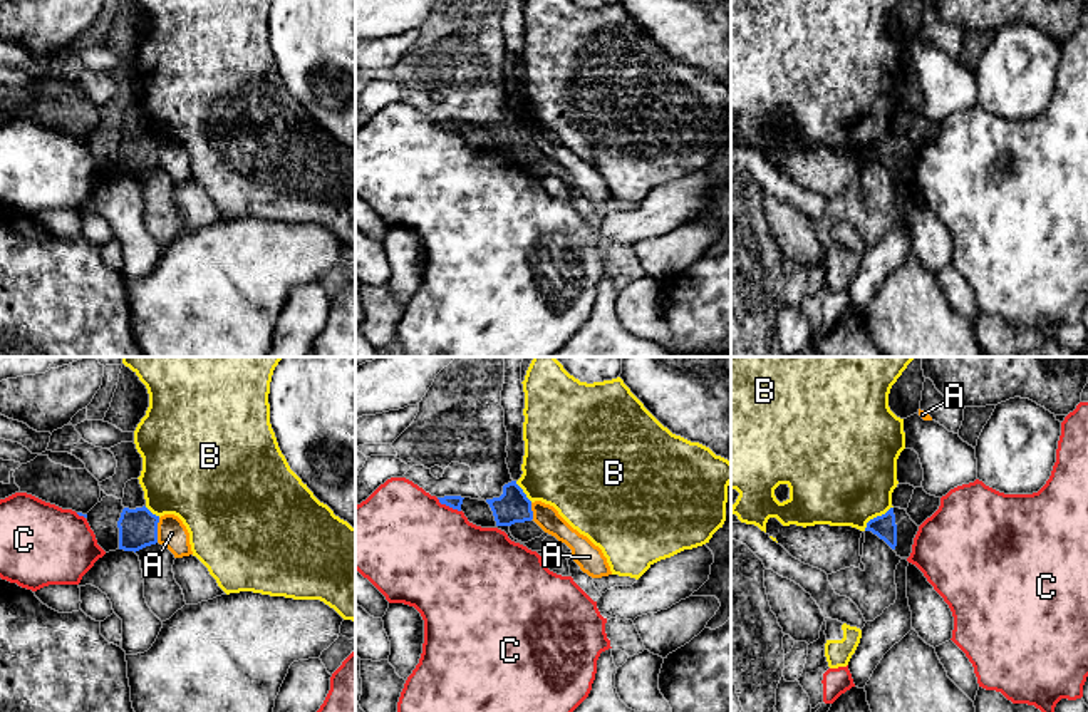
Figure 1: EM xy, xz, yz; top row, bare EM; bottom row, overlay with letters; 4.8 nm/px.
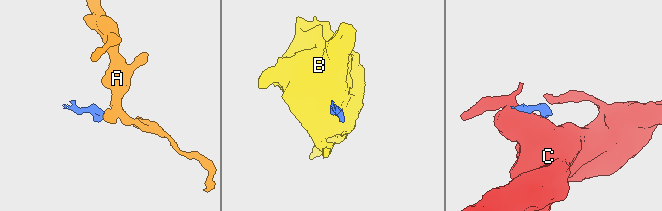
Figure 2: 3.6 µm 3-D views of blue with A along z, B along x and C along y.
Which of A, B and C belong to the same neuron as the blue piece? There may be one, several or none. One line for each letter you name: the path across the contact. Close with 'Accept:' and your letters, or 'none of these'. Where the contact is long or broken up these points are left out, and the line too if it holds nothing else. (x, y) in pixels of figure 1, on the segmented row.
Accept: none of these

